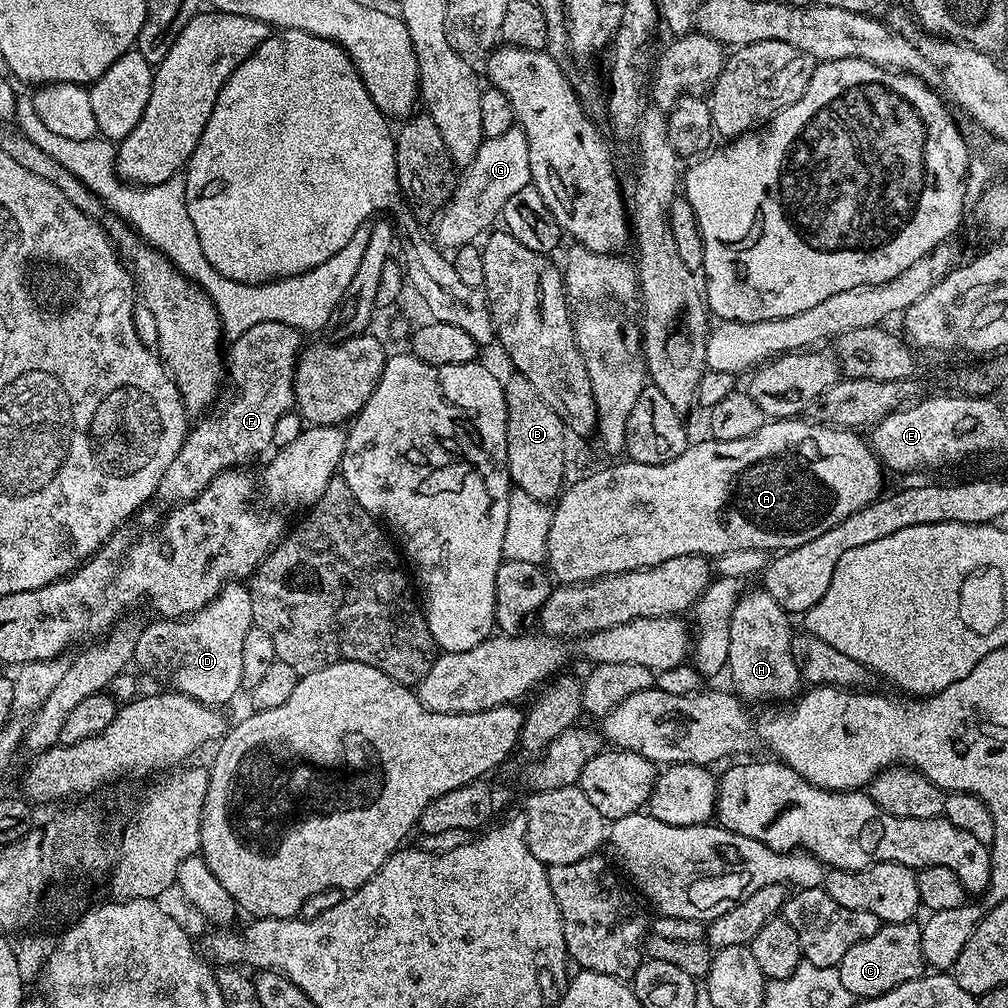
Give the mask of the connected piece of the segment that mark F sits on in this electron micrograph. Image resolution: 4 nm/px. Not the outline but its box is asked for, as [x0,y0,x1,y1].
[156,322,302,506]

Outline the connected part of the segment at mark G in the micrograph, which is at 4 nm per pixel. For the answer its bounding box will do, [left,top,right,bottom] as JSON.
[435,126,531,250]

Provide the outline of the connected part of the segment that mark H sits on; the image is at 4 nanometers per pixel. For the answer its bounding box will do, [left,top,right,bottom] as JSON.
[726,587,801,702]

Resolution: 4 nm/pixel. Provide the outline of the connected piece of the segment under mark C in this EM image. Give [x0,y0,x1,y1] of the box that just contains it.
[838,920,926,1000]

